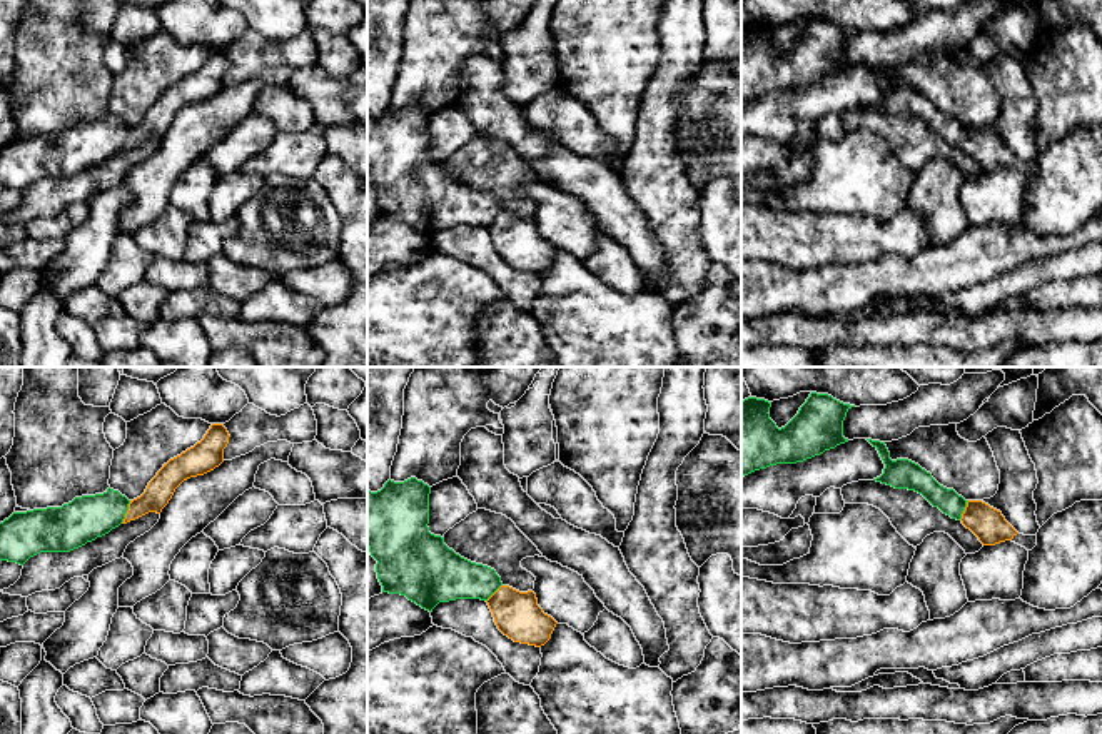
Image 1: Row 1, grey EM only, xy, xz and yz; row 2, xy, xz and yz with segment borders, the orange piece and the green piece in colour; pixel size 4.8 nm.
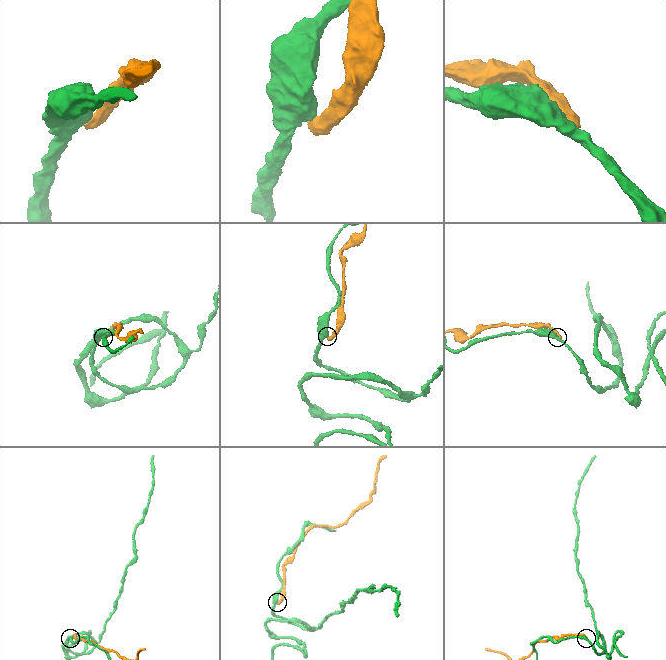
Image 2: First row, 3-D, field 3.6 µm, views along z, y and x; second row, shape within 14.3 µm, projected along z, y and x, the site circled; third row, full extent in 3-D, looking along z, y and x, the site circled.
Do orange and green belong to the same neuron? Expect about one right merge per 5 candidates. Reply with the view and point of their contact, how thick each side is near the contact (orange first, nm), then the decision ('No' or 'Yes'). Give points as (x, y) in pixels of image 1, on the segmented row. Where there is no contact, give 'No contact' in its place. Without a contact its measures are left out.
Touches orange at xy (127, 512). Thickness 130 nm (orange) against 220 nm. No

